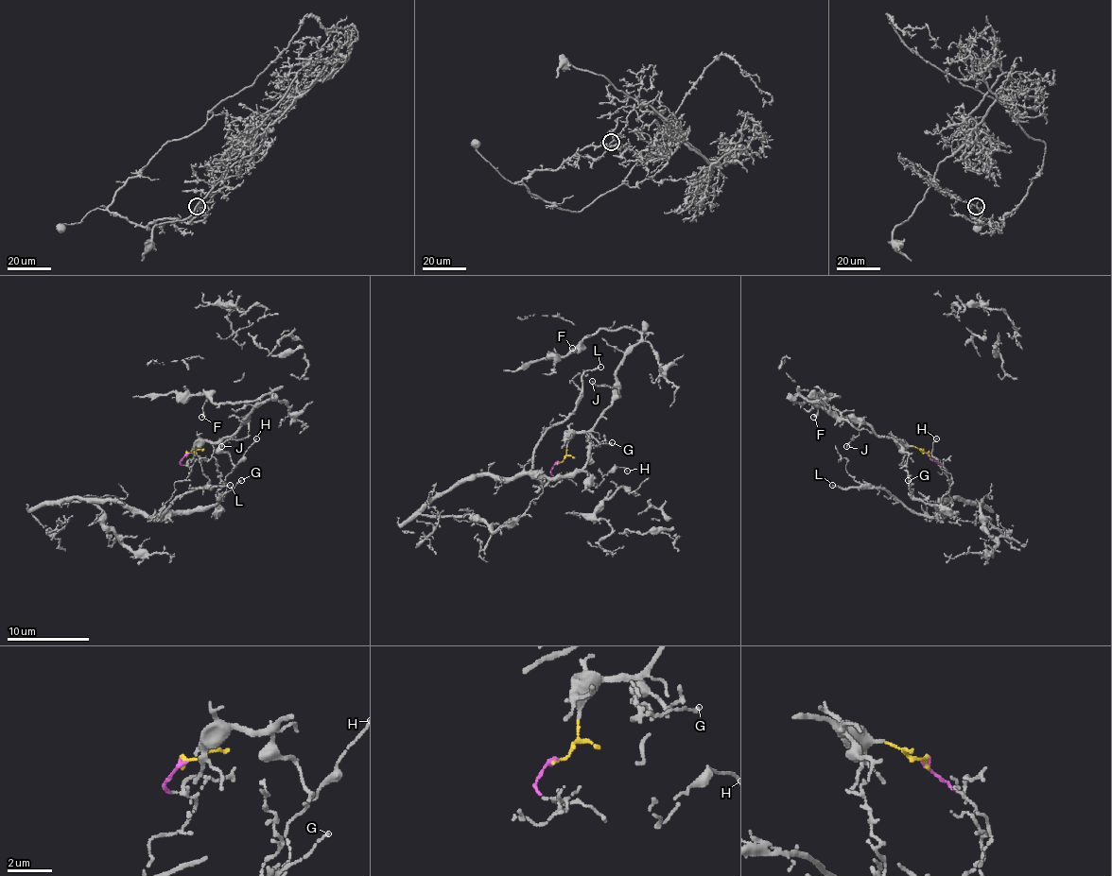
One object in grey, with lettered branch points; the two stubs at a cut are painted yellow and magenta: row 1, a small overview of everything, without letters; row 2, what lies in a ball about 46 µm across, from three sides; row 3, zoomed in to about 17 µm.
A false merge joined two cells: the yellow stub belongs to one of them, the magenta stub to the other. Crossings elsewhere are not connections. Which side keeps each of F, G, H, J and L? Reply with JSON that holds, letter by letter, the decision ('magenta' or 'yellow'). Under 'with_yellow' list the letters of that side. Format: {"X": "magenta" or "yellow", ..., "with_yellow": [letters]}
{"F": "yellow", "G": "magenta", "H": "magenta", "J": "yellow", "L": "magenta", "with_yellow": ["F", "J"]}

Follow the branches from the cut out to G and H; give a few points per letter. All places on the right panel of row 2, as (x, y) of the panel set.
G: (928, 453), (950, 480), (948, 496), (952, 512), (938, 510), (928, 503), (915, 500), (908, 480)
H: (928, 453), (950, 480), (952, 512), (936, 506), (952, 477), (932, 457), (932, 443), (936, 438)

